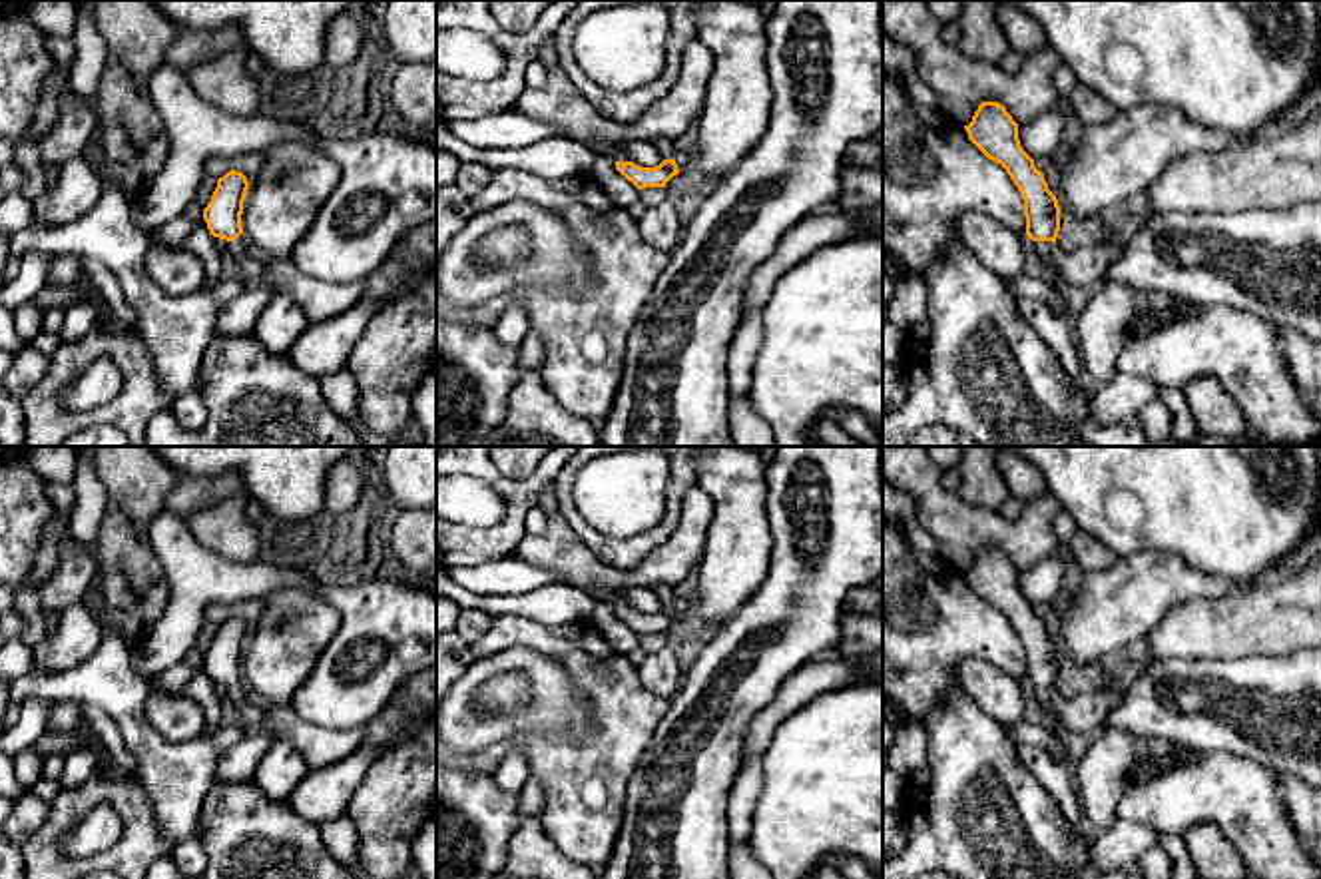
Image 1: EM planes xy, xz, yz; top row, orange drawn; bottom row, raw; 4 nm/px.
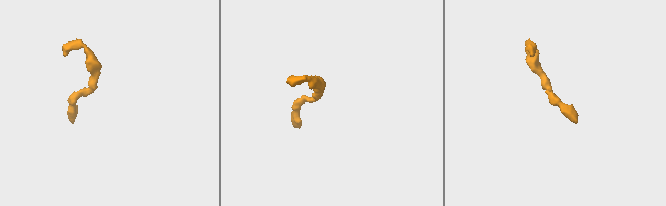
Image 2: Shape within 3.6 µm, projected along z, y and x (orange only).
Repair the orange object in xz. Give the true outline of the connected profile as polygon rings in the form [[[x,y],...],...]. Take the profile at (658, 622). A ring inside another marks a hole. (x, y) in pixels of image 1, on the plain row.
[[[677,596],[671,606],[663,606],[656,614],[642,614],[634,608],[616,608],[616,616],[632,628],[638,636],[665,634],[665,630],[679,618],[693,614],[693,600]]]

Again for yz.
[[[982,548],[964,576],[988,606],[1006,616],[1024,646],[1026,682],[1032,686],[1032,698],[1044,708],[1052,708],[1060,678],[1060,652],[1048,636],[1044,620],[1022,596],[1018,570],[1002,550]]]

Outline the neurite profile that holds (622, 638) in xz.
[[[598,600],[592,612],[592,624],[620,654],[628,654],[640,646],[640,636],[616,616],[616,608],[612,604]]]

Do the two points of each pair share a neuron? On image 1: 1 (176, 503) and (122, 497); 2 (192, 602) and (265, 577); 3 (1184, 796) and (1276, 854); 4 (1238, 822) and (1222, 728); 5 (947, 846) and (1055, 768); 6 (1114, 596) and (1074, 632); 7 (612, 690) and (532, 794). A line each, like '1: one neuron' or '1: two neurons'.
1: two neurons
2: one neuron
3: one neuron
4: two neurons
5: two neurons
6: one neuron
7: two neurons

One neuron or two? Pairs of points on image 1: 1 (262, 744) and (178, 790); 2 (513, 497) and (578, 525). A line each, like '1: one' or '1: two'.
1: two
2: two

